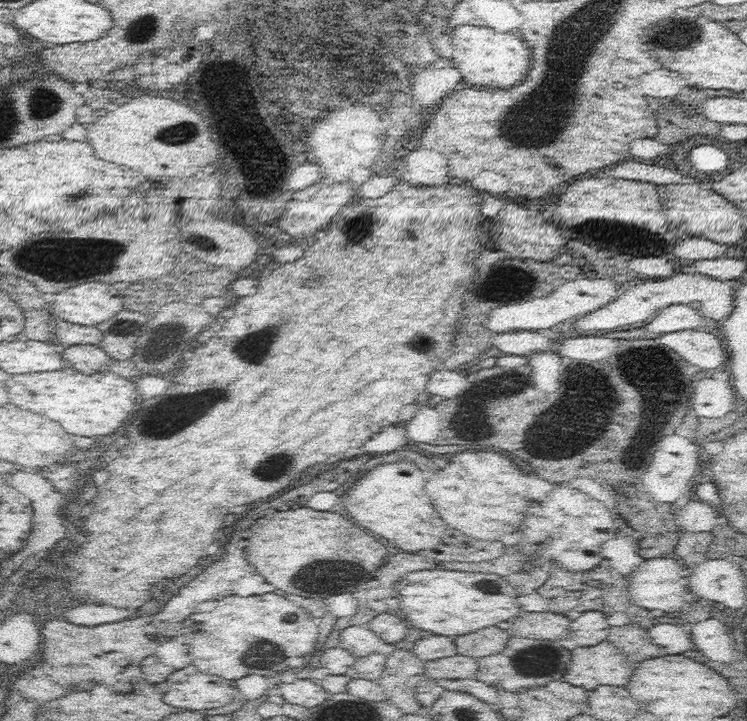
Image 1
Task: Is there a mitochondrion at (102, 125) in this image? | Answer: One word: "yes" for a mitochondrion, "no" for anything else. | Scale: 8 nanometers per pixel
no

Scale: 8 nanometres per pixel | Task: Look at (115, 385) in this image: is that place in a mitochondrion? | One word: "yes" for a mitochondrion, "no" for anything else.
no

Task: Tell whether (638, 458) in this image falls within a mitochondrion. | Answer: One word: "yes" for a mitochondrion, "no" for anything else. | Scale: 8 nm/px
no

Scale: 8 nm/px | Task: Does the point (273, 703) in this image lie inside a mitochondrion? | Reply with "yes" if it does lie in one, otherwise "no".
no

